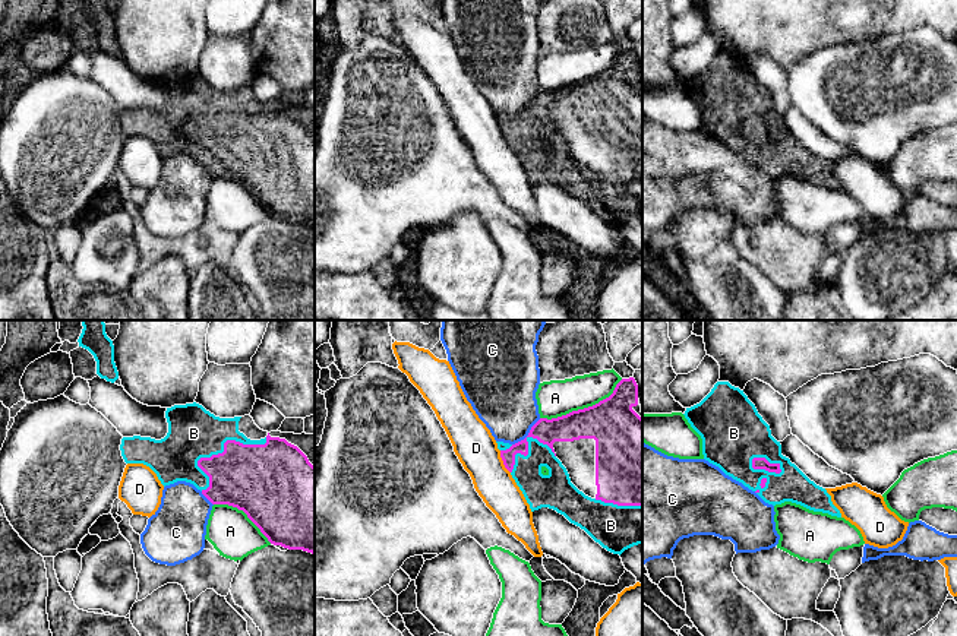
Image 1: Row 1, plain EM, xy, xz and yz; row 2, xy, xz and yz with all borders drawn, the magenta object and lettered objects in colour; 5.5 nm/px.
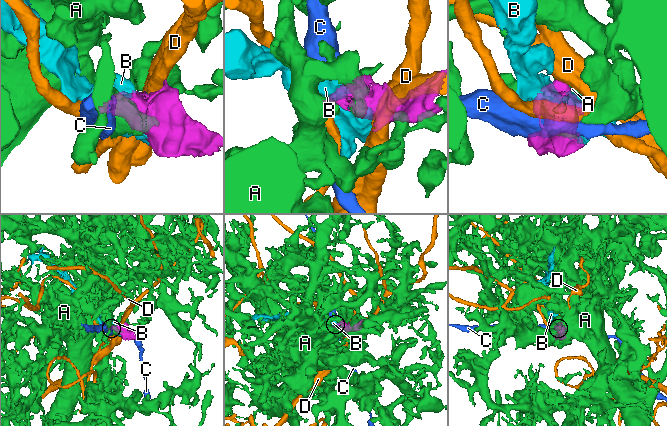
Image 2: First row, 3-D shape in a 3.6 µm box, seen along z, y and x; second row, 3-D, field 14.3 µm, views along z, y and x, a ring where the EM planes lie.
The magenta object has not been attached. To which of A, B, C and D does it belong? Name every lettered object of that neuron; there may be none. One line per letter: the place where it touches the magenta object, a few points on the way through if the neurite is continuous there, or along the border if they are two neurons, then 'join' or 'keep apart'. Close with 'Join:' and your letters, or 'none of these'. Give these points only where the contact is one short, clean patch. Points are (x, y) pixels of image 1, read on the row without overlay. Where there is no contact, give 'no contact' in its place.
A: contact xz (584, 81); keep apart
B: contact xy (220, 126); join
C: contact xz (528, 107); border xz (540, 91), (523, 111), (512, 117); keep apart
D: contact xz (504, 135); keep apart
Join: B

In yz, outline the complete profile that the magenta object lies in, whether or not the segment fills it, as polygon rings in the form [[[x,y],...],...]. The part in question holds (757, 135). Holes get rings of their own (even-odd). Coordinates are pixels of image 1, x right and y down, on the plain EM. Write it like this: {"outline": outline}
{"outline": [[[717,54],[697,77],[686,80],[685,91],[702,111],[702,127],[726,148],[755,164],[768,177],[792,174],[814,184],[841,190],[825,161],[811,154],[789,130],[781,127],[781,117],[771,108],[770,98],[739,60]]]}

